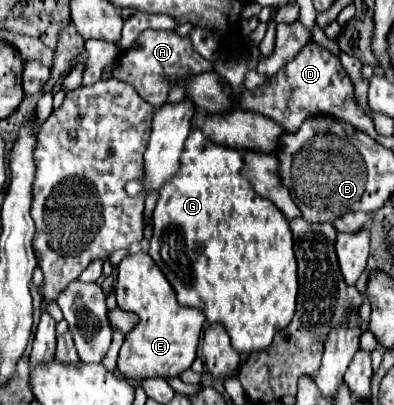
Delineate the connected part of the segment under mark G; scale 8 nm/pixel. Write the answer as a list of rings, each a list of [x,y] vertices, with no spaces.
[[[192,130],[182,158],[180,158],[180,170],[174,174],[174,178],[164,184],[160,188],[160,196],[154,208],[154,236],[150,240],[150,256],[154,258],[154,262],[158,264],[158,268],[162,270],[162,274],[166,276],[166,280],[172,284],[176,298],[182,306],[186,308],[200,308],[206,316],[206,322],[210,324],[222,324],[232,340],[232,348],[240,354],[248,354],[248,352],[260,352],[264,348],[268,348],[268,344],[272,344],[272,338],[276,334],[276,330],[286,328],[296,312],[296,296],[298,296],[298,276],[296,276],[296,258],[294,258],[294,250],[292,250],[292,232],[288,228],[288,220],[284,218],[284,214],[266,198],[258,196],[252,186],[248,184],[248,180],[244,180],[240,176],[240,168],[242,168],[242,154],[238,150],[208,142],[200,130]]]

